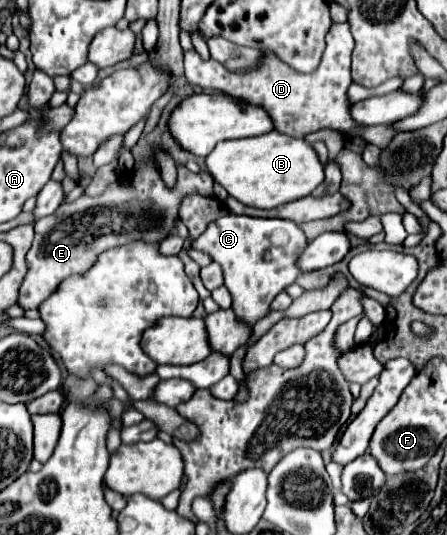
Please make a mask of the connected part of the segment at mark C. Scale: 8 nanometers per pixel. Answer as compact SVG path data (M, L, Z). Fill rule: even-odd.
M232 213L210 223L204 235L194 241L194 249L206 251L222 265L224 285L232 293L232 309L250 325L268 315L272 299L296 281L298 259L306 245L302 227L290 219L258 219ZM272 233L276 233L276 241L272 241Z

